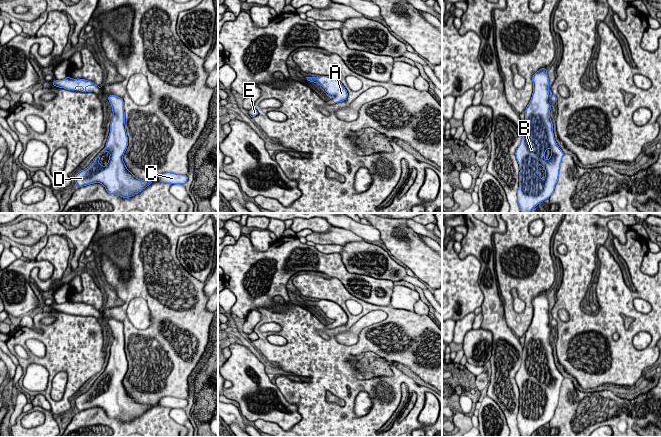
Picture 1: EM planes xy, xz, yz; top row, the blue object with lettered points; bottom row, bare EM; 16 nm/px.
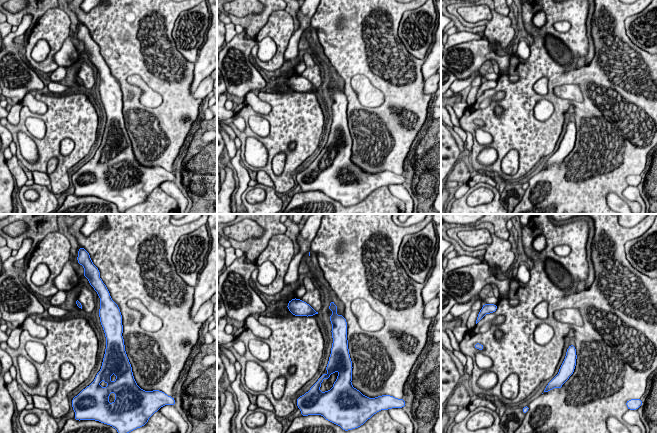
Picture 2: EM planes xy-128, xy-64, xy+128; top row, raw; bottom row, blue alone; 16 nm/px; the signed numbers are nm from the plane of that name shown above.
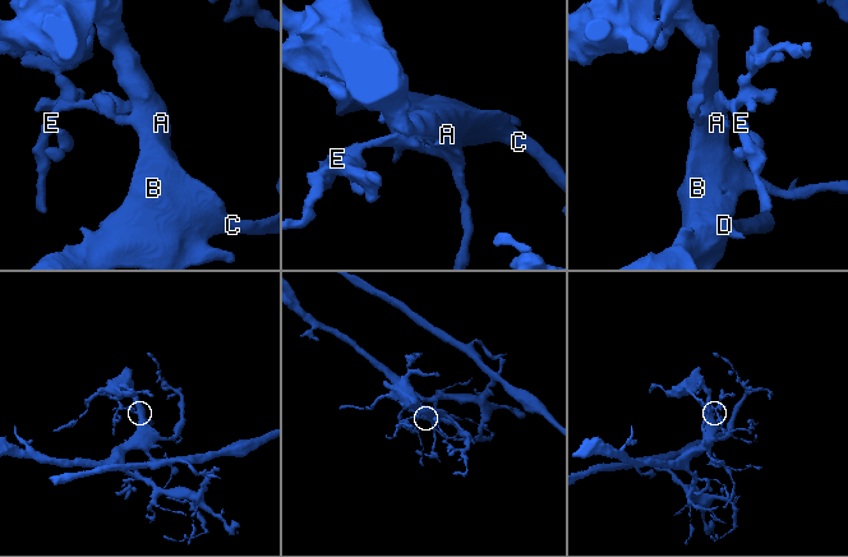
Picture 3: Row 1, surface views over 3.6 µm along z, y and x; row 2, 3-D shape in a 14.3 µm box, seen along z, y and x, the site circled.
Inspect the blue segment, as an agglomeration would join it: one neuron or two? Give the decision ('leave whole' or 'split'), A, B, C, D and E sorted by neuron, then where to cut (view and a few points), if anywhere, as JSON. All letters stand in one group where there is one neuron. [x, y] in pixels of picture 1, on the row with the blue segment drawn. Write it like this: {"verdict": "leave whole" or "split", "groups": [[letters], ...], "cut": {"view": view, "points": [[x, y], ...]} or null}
{"verdict": "leave whole", "groups": [["A", "B", "C", "D", "E"]], "cut": null}

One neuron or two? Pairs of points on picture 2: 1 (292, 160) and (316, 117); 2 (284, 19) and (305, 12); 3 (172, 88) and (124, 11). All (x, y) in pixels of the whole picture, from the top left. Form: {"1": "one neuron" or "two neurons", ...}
{"1": "one neuron", "2": "two neurons", "3": "one neuron"}

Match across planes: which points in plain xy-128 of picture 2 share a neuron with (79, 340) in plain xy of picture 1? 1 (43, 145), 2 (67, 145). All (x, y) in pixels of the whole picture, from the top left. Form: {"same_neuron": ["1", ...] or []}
{"same_neuron": ["1"]}

